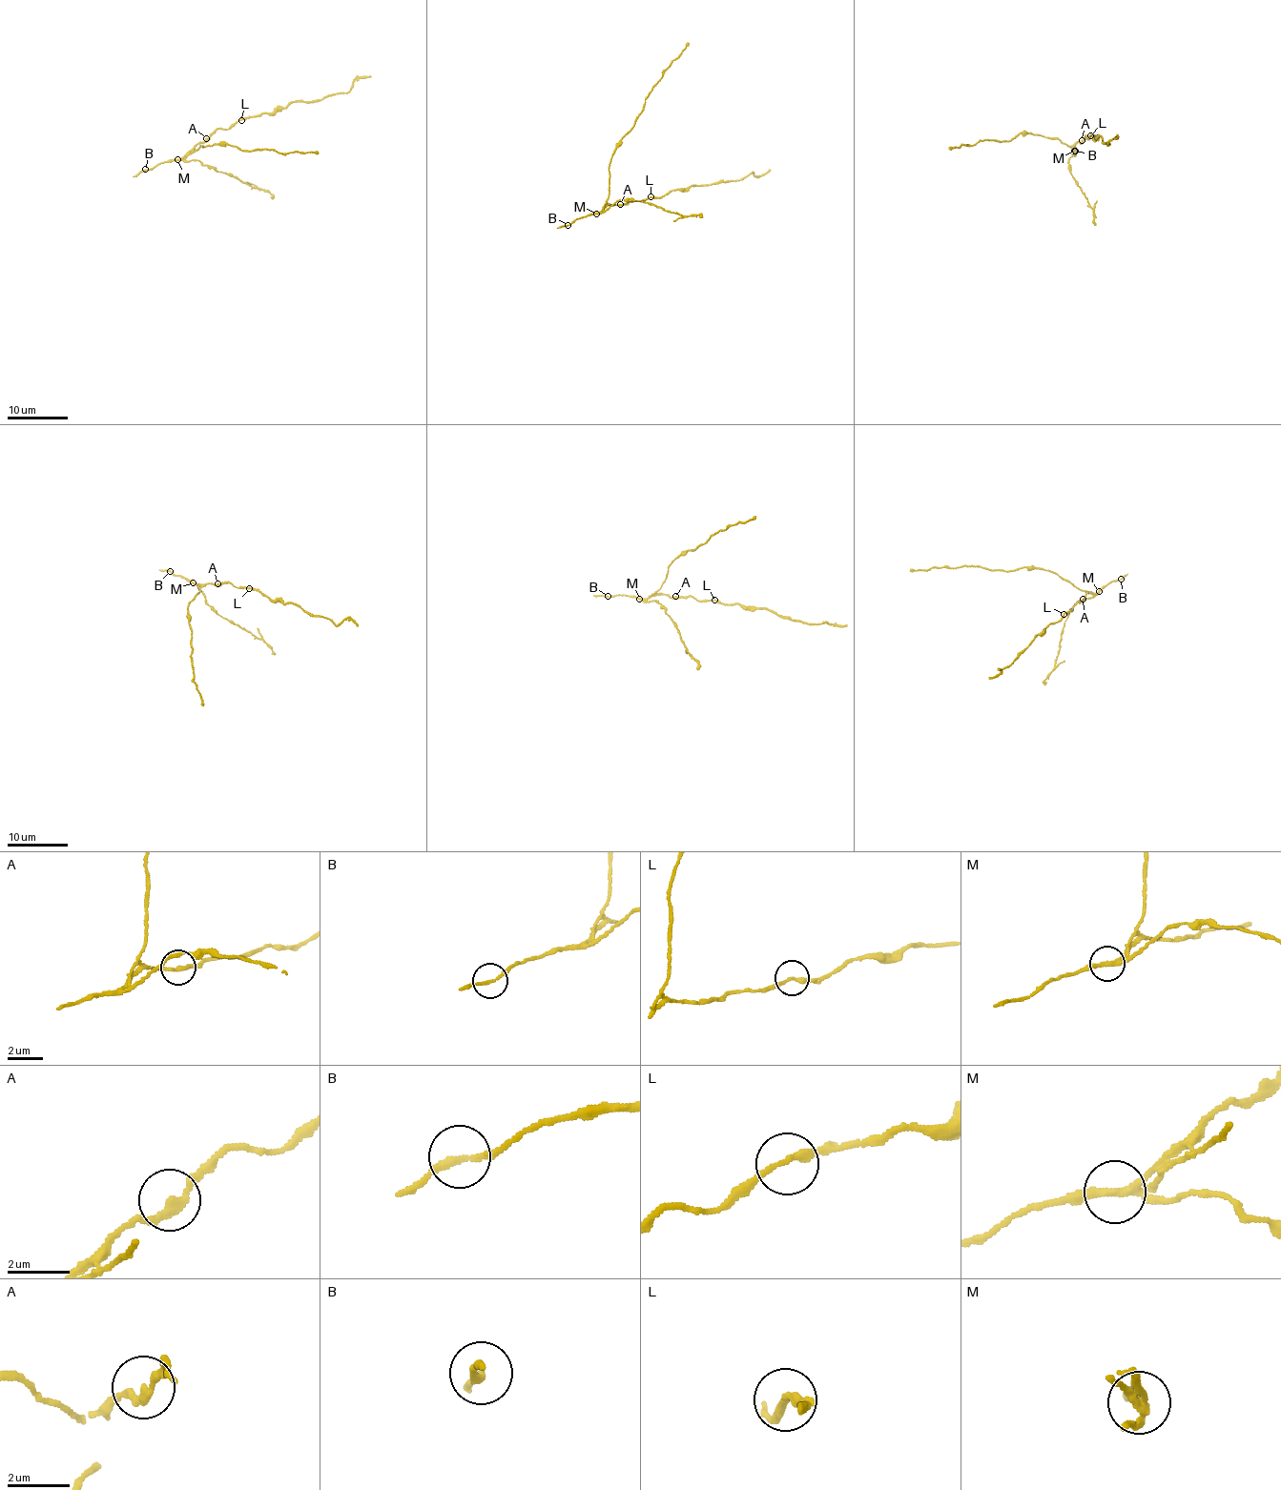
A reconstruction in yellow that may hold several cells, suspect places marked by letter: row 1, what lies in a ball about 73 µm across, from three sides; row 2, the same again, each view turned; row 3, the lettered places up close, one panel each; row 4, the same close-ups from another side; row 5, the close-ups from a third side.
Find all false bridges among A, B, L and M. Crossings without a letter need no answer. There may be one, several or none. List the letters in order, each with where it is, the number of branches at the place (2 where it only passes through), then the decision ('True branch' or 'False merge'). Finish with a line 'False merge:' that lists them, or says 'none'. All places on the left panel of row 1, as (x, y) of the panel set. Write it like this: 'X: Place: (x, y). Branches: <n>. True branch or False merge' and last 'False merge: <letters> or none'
A: Place: (206, 138). Branches: 2. True branch
B: Place: (145, 169). Branches: 2. True branch
L: Place: (241, 120). Branches: 2. True branch
M: Place: (177, 159). Branches: 2. False merge
False merge: M

